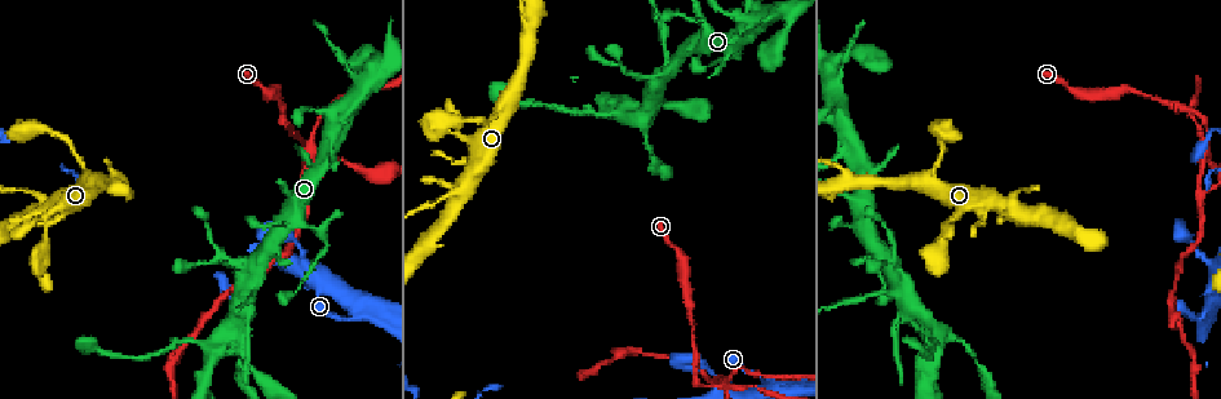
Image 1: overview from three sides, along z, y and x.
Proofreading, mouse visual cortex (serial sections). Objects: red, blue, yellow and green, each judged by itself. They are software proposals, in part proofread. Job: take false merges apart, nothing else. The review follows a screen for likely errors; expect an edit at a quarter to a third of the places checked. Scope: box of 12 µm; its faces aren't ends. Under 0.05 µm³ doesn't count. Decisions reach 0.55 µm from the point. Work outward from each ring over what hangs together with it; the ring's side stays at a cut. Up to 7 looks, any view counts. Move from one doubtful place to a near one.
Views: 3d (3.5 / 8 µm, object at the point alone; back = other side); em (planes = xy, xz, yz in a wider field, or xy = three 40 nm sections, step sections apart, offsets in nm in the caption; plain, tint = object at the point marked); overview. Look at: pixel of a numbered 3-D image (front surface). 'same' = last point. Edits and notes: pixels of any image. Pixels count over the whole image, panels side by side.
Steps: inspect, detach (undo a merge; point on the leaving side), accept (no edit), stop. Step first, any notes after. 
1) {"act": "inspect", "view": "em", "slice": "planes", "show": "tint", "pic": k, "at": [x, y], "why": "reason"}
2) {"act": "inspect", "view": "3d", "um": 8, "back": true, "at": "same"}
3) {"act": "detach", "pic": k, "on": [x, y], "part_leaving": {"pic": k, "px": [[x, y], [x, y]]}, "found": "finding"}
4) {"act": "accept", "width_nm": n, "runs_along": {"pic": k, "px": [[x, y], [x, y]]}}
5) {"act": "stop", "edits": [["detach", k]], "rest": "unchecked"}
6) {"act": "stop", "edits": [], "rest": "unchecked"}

{"act": "inspect", "view": "3d", "um": 8, "pic": 1, "at": [772, 383], "why": "four or more arms meet"}

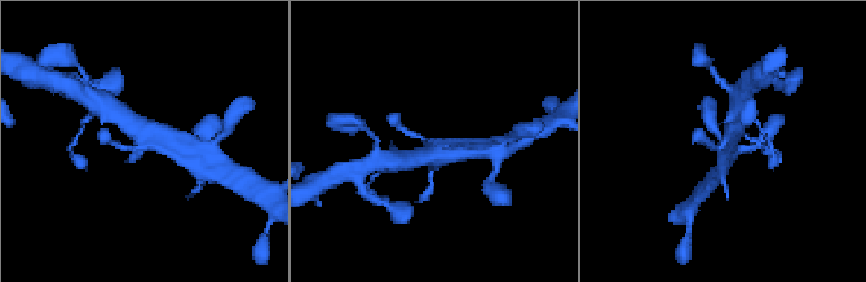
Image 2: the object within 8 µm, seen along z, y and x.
{"act": "inspect", "view": "3d", "um": 3.5, "back": true, "pic": 2, "at": [433, 143]}

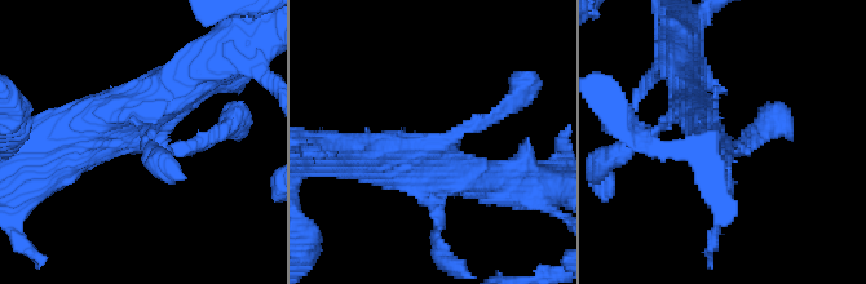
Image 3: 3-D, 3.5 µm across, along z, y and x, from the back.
{"act": "inspect", "view": "em", "slice": "xy", "step": 3, "show": "tint", "pic": 3, "at": [431, 146], "why": "need the tissue"}

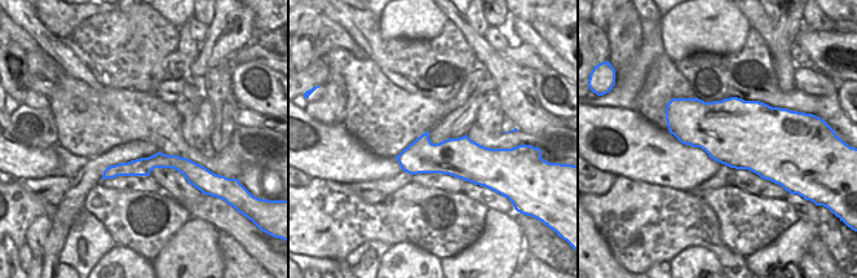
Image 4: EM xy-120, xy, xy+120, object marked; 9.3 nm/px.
{"act": "accept", "runs_along": {"pic": 4, "px": [[191, 164], [151, 162], [106, 175]]}, "found": "all the same cell"}

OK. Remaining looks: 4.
{"act": "inspect", "view": "3d", "um": 3.5, "pic": 1, "at": [1208, 145], "why": "a narrow waist"}

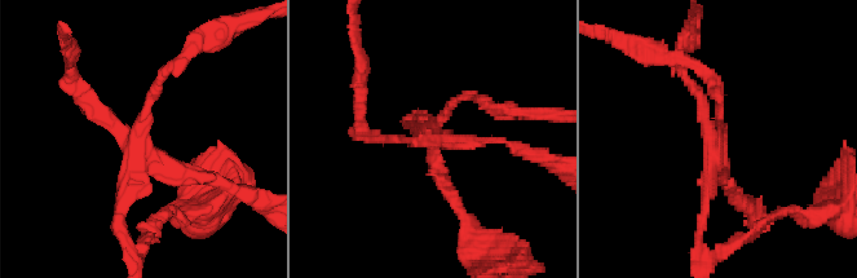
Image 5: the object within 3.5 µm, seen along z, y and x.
{"act": "inspect", "view": "em", "slice": "xy", "step": 5, "show": "tint", "pic": 5, "at": [714, 146], "arms": 4, "arm_widths_nm": [150, 150, 150, 150], "why": "need the tissue"}

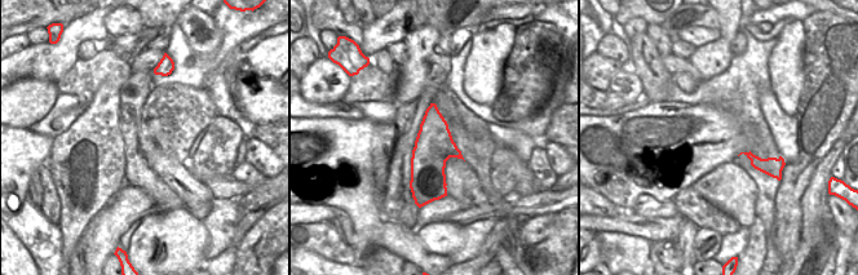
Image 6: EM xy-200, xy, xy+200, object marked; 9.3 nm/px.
{"act": "inspect", "view": "em", "slice": "planes", "show": "tint", "at": "same"}

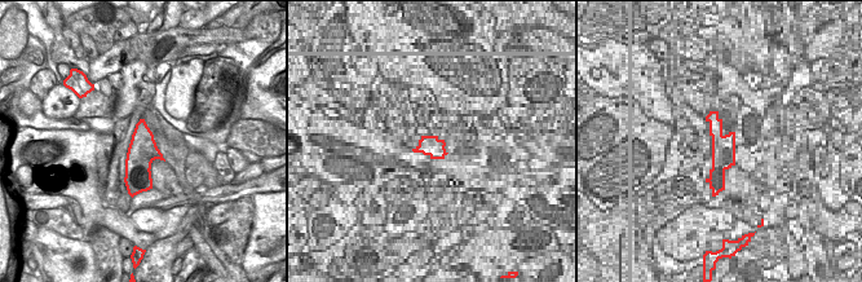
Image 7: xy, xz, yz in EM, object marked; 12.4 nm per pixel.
{"act": "detach", "pic": 5, "on": [120, 208], "found": "two cells meet here"}

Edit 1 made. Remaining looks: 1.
{"act": "stop", "edits": [["detach", 5]], "rest": "unchecked"}

